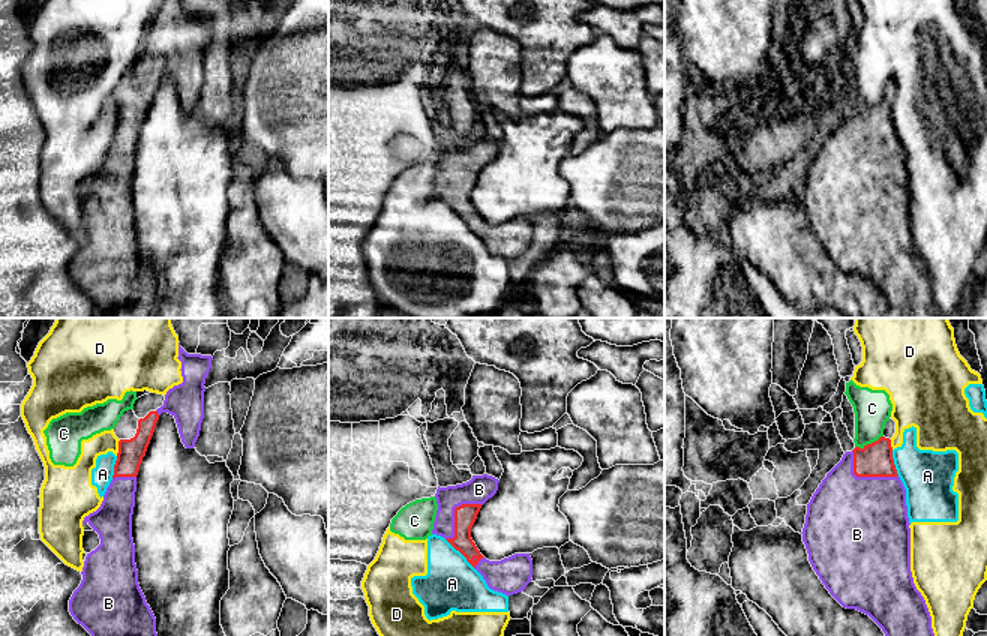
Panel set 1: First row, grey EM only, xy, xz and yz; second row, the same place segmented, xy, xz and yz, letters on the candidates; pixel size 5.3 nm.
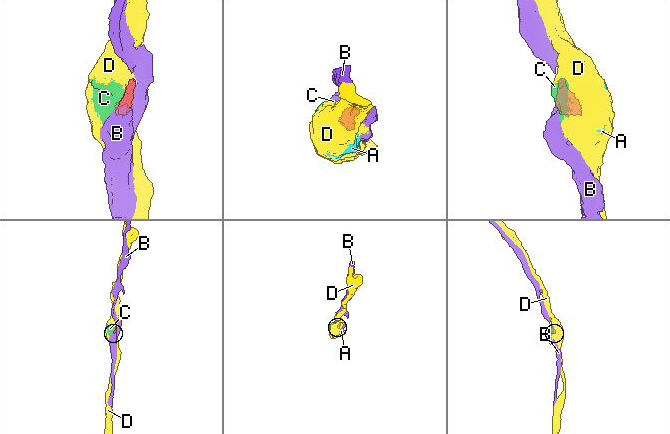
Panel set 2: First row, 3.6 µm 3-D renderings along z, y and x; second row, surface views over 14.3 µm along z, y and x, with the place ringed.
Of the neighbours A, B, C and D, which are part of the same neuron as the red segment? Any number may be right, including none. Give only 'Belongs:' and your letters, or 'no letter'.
Belongs: B

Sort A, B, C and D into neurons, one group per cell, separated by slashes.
A C D / B

